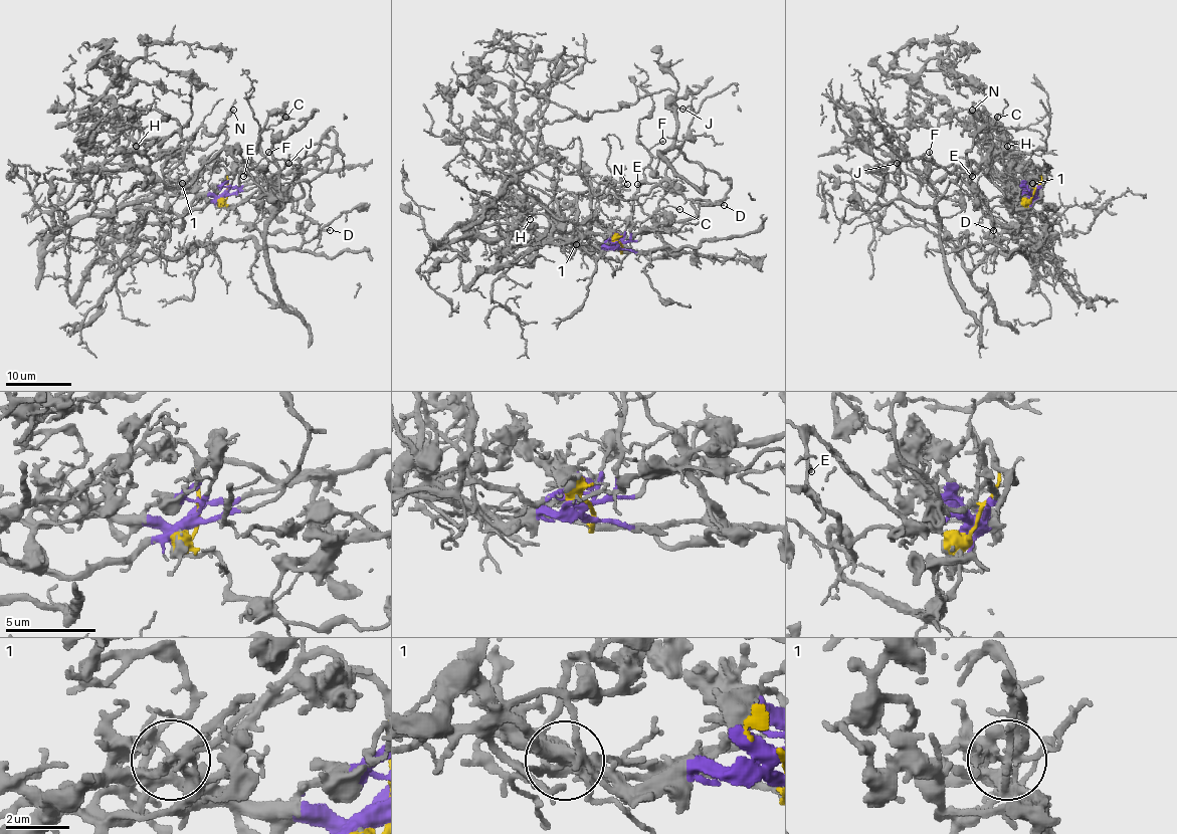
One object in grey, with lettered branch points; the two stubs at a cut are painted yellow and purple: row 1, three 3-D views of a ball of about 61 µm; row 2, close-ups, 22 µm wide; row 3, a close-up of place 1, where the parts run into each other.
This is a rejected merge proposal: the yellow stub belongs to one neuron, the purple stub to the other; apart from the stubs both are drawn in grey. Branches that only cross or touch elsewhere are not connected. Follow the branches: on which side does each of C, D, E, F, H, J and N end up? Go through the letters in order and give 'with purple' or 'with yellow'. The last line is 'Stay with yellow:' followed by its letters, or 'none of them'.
C: with purple
D: with yellow
E: with purple
F: with purple
H: with purple
J: with yellow
N: with purple
Stay with yellow: D, J

